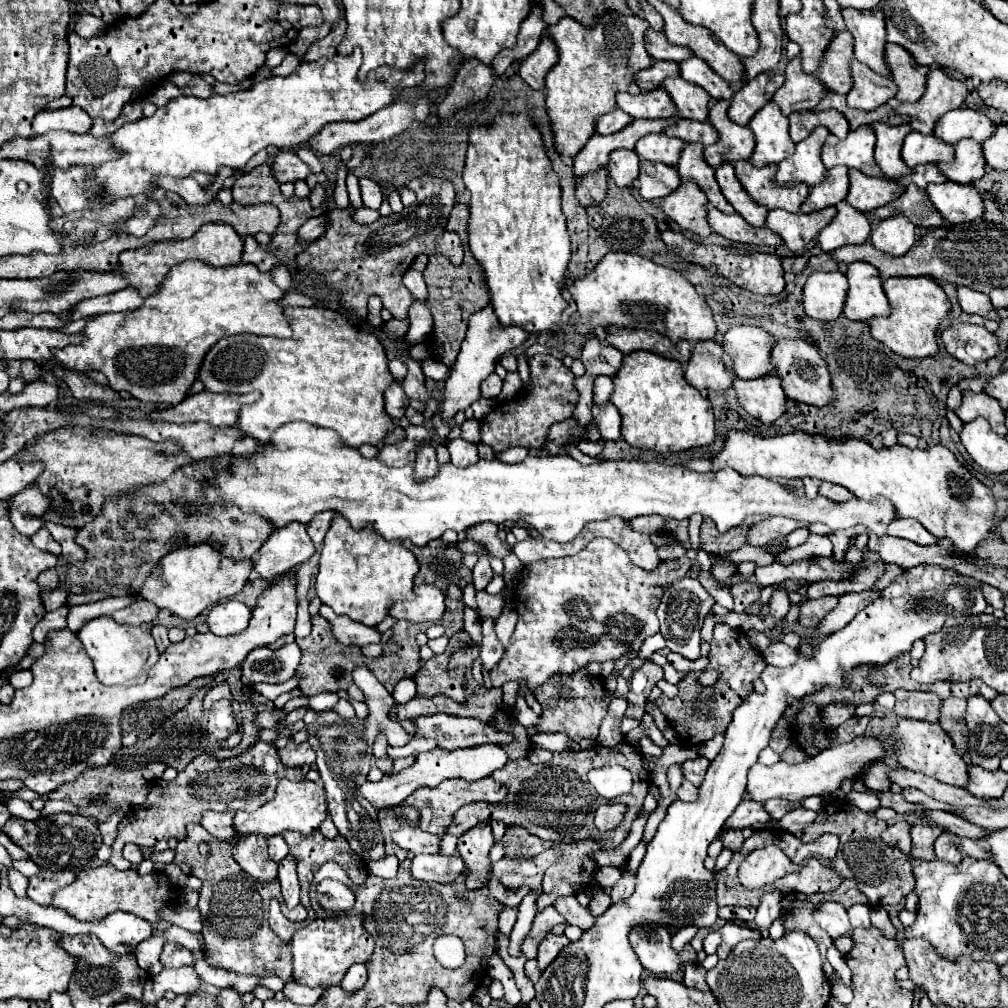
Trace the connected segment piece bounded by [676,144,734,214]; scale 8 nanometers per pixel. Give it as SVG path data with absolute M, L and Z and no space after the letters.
M686 144L686 148L680 154L678 162L678 172L684 180L696 182L708 196L708 200L724 214L732 214L734 208L724 200L724 194L720 192L720 186L716 184L714 178L714 168L704 162L704 146L702 144Z

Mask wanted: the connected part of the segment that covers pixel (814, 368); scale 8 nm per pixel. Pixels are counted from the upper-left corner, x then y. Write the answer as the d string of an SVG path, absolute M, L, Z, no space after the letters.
M780 340L772 350L772 362L776 364L776 374L782 378L782 388L790 400L810 406L832 404L834 392L830 384L830 372L814 344L808 340Z

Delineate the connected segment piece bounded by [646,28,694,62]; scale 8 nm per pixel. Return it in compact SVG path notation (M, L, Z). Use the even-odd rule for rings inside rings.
M648 28L648 32L646 32L646 50L654 60L682 62L682 60L688 60L694 56L692 50L688 50L684 46L670 44L662 32L656 32L652 28Z

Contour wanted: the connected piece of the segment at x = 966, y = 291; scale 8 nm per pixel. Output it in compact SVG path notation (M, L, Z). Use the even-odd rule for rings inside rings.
M960 286L958 288L958 302L962 306L962 310L966 314L980 314L984 318L992 318L992 320L1000 320L992 302L988 300L988 296L976 292L976 290L970 290L970 288L964 288Z

